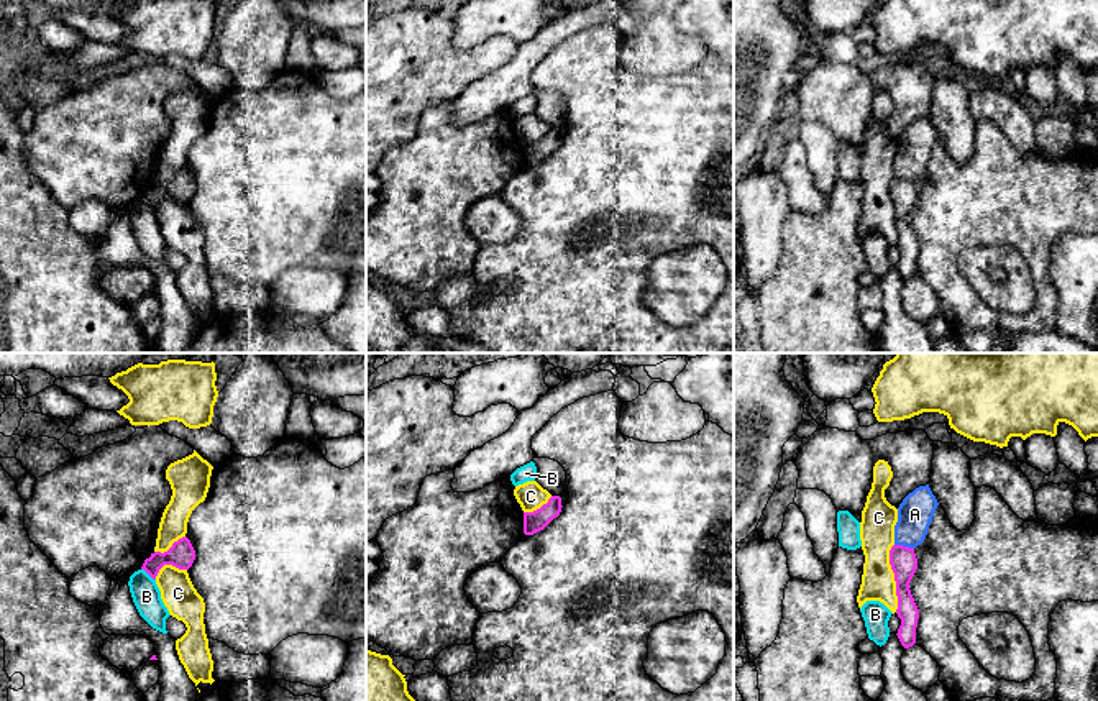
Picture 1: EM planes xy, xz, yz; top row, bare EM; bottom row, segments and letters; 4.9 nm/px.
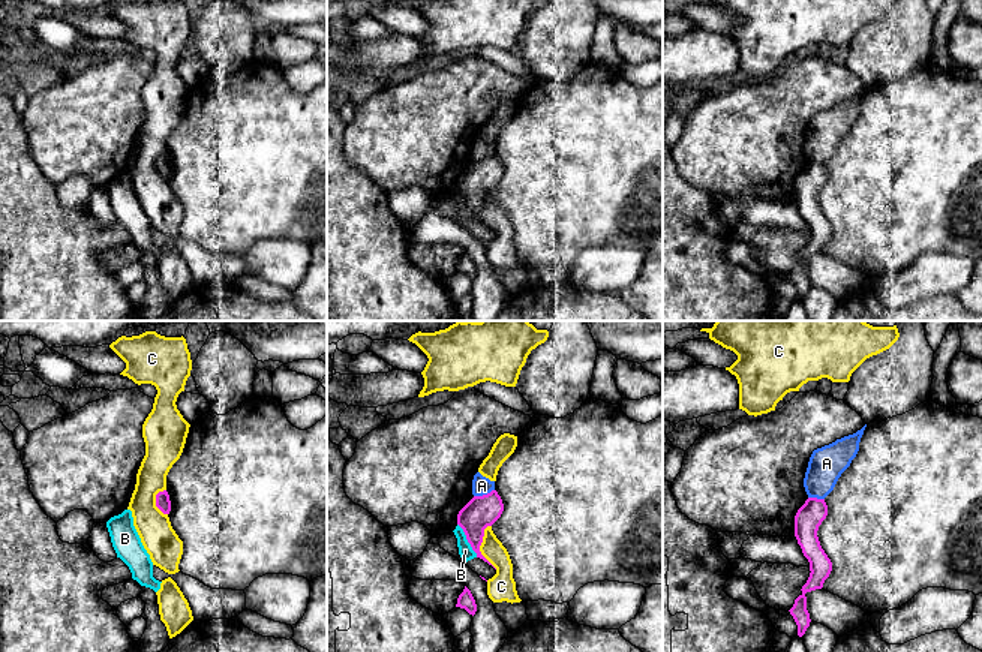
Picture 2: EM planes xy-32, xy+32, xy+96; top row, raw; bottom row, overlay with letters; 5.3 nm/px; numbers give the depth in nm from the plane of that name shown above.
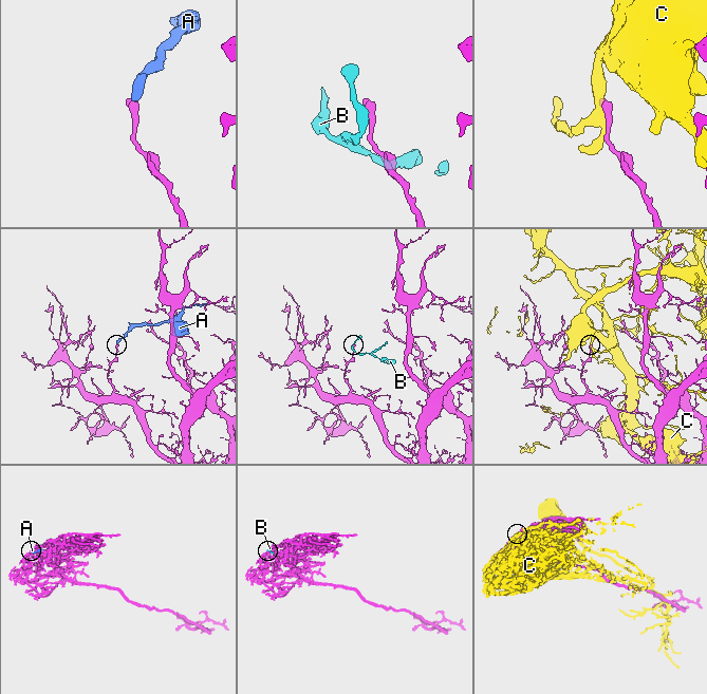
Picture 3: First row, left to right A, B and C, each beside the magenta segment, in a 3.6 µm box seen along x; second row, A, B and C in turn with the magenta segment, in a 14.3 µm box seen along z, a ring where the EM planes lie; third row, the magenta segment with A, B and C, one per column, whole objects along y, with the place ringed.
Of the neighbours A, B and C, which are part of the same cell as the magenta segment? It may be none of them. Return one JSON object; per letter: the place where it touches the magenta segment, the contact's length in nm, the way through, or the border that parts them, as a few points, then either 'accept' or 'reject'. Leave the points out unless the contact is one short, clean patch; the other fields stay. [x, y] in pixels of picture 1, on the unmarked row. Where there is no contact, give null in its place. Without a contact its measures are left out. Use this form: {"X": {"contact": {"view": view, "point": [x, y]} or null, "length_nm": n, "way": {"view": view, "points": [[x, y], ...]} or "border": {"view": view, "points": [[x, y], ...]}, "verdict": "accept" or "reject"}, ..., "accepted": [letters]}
{"A": {"contact": {"view": "yz", "point": [905, 179]}, "length_nm": 100, "border": {"view": "yz", "points": [[895, 176], [913, 181]]}, "verdict": "reject"}, "B": {"contact": {"view": "xy", "point": [148, 206]}, "length_nm": 90, "border": {"view": "xy", "points": [[141, 201], [155, 212]]}, "verdict": "reject"}, "C": {"contact": {"view": "yz", "point": [895, 210]}, "length_nm": 340, "verdict": "reject"}, "accepted": []}

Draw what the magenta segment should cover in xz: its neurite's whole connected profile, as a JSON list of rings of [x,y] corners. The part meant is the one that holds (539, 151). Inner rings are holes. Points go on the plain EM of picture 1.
[[[551,128],[547,136],[533,144],[524,144],[524,166],[533,167],[543,163],[561,144],[561,130]]]

